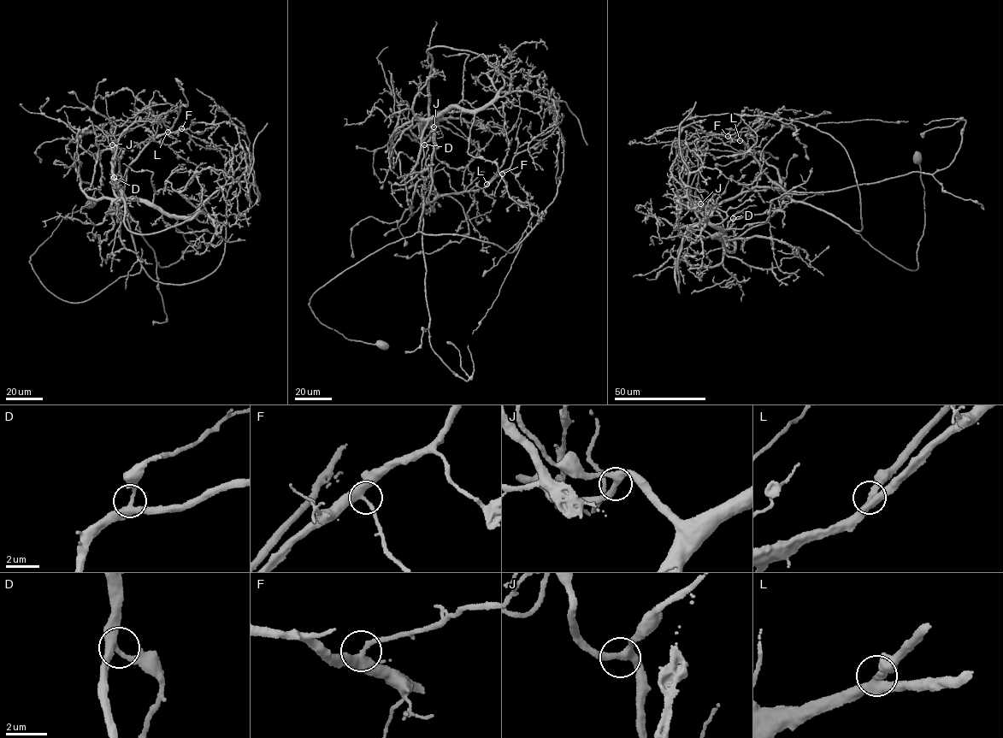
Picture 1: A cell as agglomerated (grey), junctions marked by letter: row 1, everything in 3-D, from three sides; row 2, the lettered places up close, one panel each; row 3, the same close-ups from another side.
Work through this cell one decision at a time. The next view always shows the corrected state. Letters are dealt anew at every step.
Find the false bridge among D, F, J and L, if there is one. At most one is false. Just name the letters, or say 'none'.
L

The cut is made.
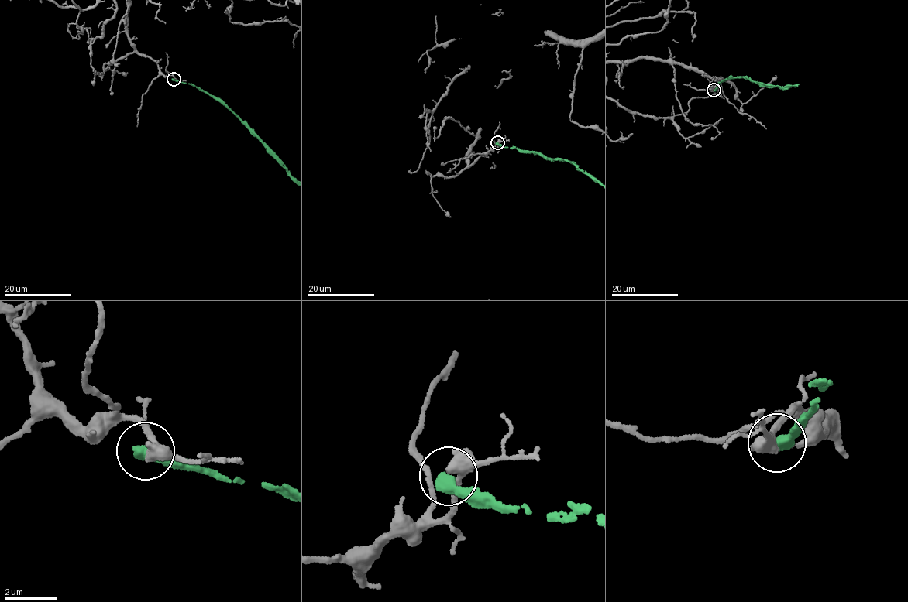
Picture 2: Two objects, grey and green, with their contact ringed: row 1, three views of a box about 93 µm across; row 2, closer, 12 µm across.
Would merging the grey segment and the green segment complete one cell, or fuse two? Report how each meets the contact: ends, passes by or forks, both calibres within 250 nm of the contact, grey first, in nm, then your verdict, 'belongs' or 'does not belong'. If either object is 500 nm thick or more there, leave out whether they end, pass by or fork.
grey passes by; green ends there; 400 nm thick on the grey side, 480 nm on the other; does not belong

